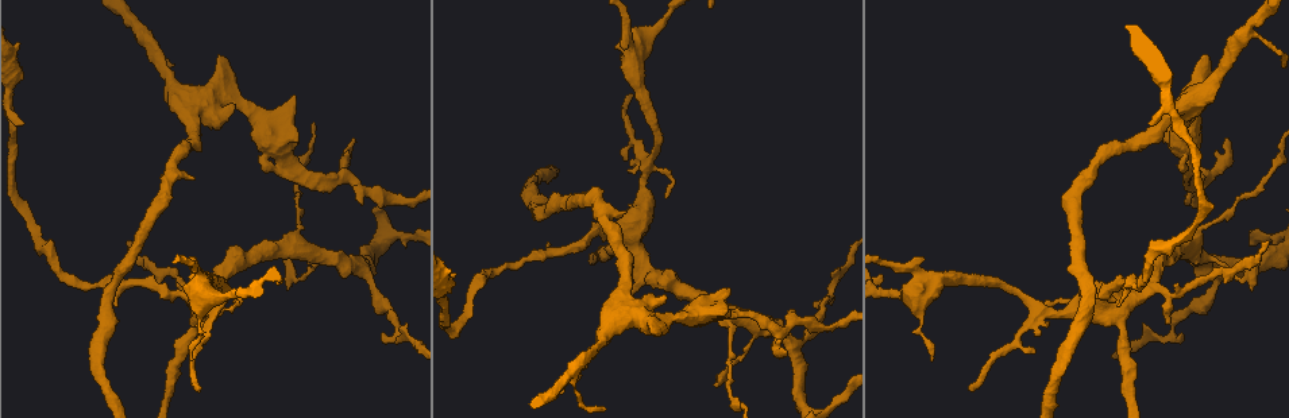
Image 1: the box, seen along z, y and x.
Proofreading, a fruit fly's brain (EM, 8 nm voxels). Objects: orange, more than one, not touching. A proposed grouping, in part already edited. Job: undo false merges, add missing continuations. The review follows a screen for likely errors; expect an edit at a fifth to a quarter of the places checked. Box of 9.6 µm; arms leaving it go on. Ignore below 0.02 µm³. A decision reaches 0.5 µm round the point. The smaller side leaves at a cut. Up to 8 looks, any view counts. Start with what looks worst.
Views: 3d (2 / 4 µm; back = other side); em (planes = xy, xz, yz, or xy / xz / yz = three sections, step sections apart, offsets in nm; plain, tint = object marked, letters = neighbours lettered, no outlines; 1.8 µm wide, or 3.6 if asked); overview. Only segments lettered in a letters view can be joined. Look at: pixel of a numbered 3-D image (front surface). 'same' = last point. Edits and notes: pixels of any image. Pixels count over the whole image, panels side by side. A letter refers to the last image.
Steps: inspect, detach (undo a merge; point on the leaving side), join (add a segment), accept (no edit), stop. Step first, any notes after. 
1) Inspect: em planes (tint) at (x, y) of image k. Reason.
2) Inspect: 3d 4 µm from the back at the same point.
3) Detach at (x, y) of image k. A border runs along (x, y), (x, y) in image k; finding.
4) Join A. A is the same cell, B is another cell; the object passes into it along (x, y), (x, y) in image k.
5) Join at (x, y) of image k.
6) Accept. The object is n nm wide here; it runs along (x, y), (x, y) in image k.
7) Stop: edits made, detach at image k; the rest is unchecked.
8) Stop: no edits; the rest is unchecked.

Inspect: em yz step 8 (letters) at (128, 240) of image 1. End of a long branch.

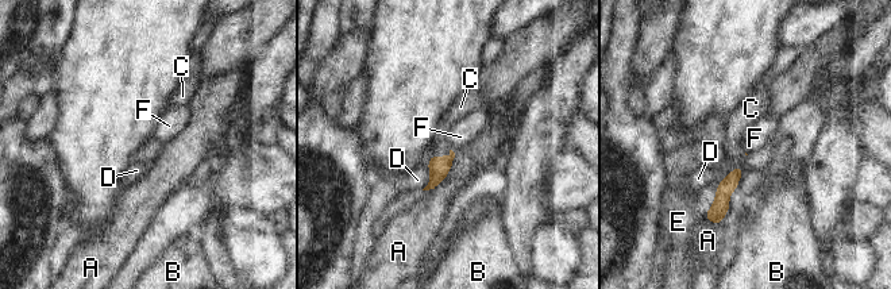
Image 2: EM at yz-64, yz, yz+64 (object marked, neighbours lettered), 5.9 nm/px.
Join C. The longest contact is with A, 300 nm; C is the same cell, A, B, D, E and F are other cells; the neuron continues.

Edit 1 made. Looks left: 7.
Inspect: em yz step 16 (tint) at (971, 388) of image 1. Branch stops here.

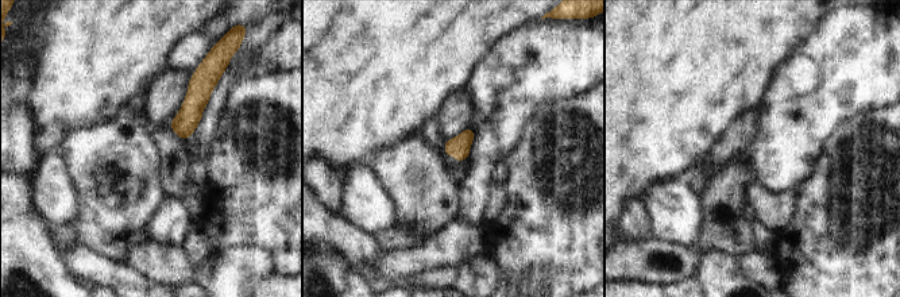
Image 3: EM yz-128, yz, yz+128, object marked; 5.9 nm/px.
Inspect: em planes (letters) at the same point. Another direction.

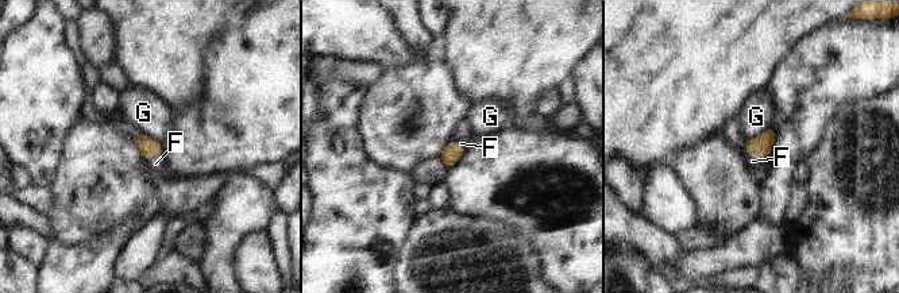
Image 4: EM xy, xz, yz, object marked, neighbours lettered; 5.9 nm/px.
Join F. The object is 110 nm wide here; F is the same cell, G is another cell; the neuron continues.

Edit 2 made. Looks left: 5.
Stop: edits made, join at image 2, join at image 4; the rest is unchecked.

